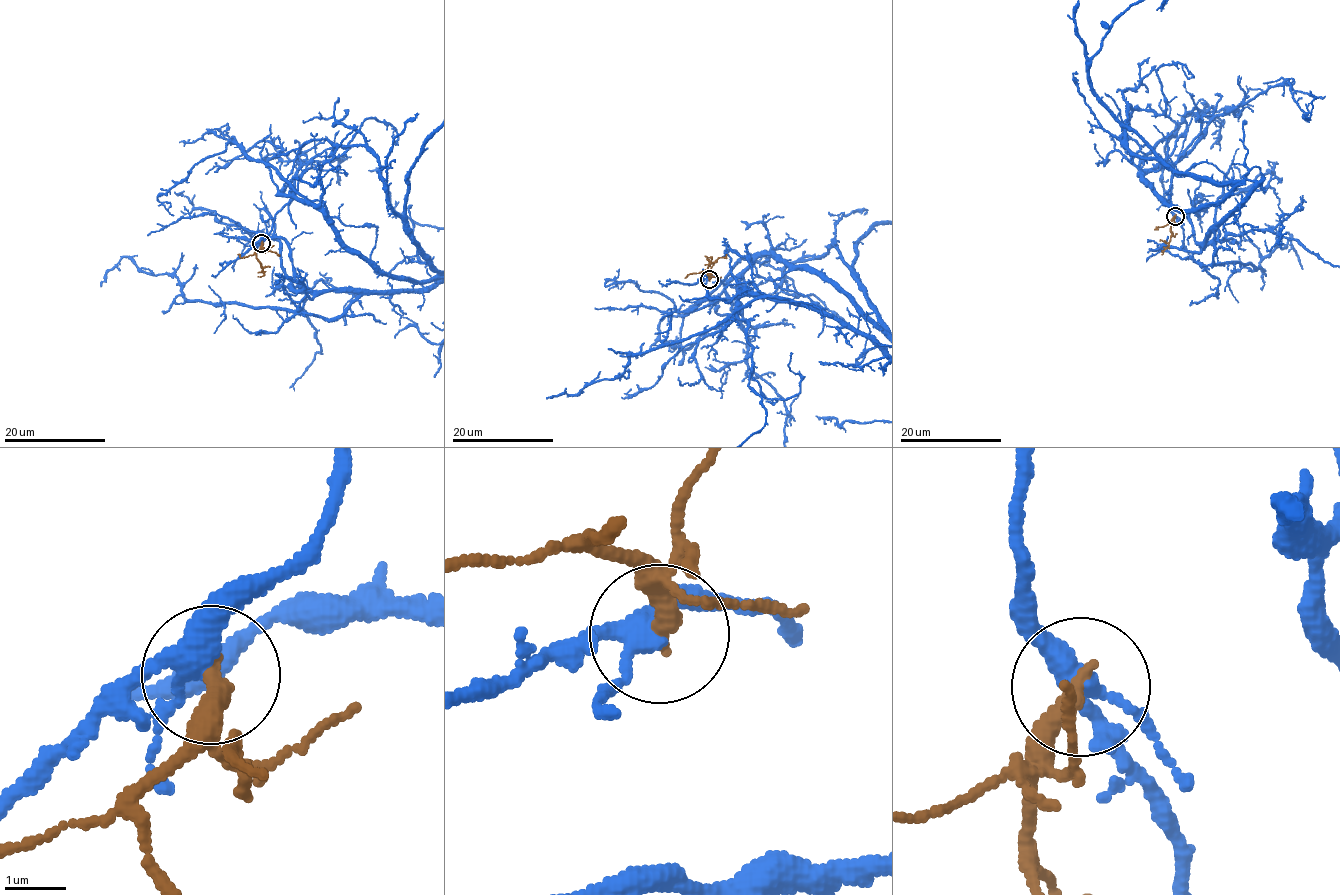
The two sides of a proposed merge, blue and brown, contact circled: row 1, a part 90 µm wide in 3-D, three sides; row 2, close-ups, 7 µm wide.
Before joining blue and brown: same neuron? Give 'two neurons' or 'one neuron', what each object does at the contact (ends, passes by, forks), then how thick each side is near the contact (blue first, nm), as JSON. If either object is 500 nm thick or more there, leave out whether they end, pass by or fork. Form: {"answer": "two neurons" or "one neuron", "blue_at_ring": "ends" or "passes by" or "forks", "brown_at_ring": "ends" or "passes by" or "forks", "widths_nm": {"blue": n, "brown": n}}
{"answer": "two neurons", "blue_at_ring": "forks", "brown_at_ring": "ends", "widths_nm": {"blue": 320, "brown": 360}}

